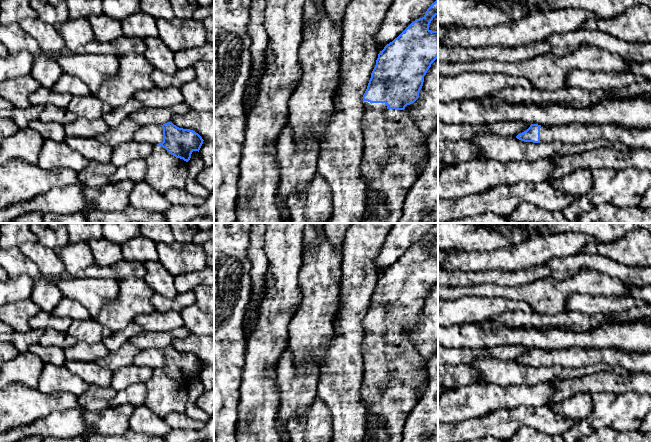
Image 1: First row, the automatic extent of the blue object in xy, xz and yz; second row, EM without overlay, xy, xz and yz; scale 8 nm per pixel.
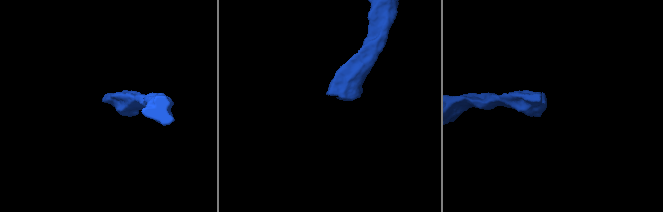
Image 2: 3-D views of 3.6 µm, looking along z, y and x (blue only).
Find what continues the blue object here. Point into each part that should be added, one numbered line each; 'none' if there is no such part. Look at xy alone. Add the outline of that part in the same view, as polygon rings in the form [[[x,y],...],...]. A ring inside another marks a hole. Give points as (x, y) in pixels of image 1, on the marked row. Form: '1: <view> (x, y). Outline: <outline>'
1: xy (153, 134). Outline: [[[157,124],[140,126],[134,134],[134,140],[156,146],[163,142],[163,128]]]

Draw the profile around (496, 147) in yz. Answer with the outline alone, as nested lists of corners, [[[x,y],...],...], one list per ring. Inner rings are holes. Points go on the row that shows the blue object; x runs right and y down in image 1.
[[[477,135],[470,140],[480,153],[480,159],[492,159],[501,162],[533,162],[550,158],[559,151],[557,143],[524,142],[517,138],[506,138],[501,135]]]

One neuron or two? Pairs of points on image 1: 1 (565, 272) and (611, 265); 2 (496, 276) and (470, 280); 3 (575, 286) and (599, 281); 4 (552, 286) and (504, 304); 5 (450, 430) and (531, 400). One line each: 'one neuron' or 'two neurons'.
1: one neuron
2: one neuron
3: one neuron
4: two neurons
5: two neurons

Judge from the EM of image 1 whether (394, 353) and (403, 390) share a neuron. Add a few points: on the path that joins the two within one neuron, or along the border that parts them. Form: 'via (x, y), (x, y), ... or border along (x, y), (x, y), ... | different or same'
via (394, 362), (397, 368), (397, 381) | same

